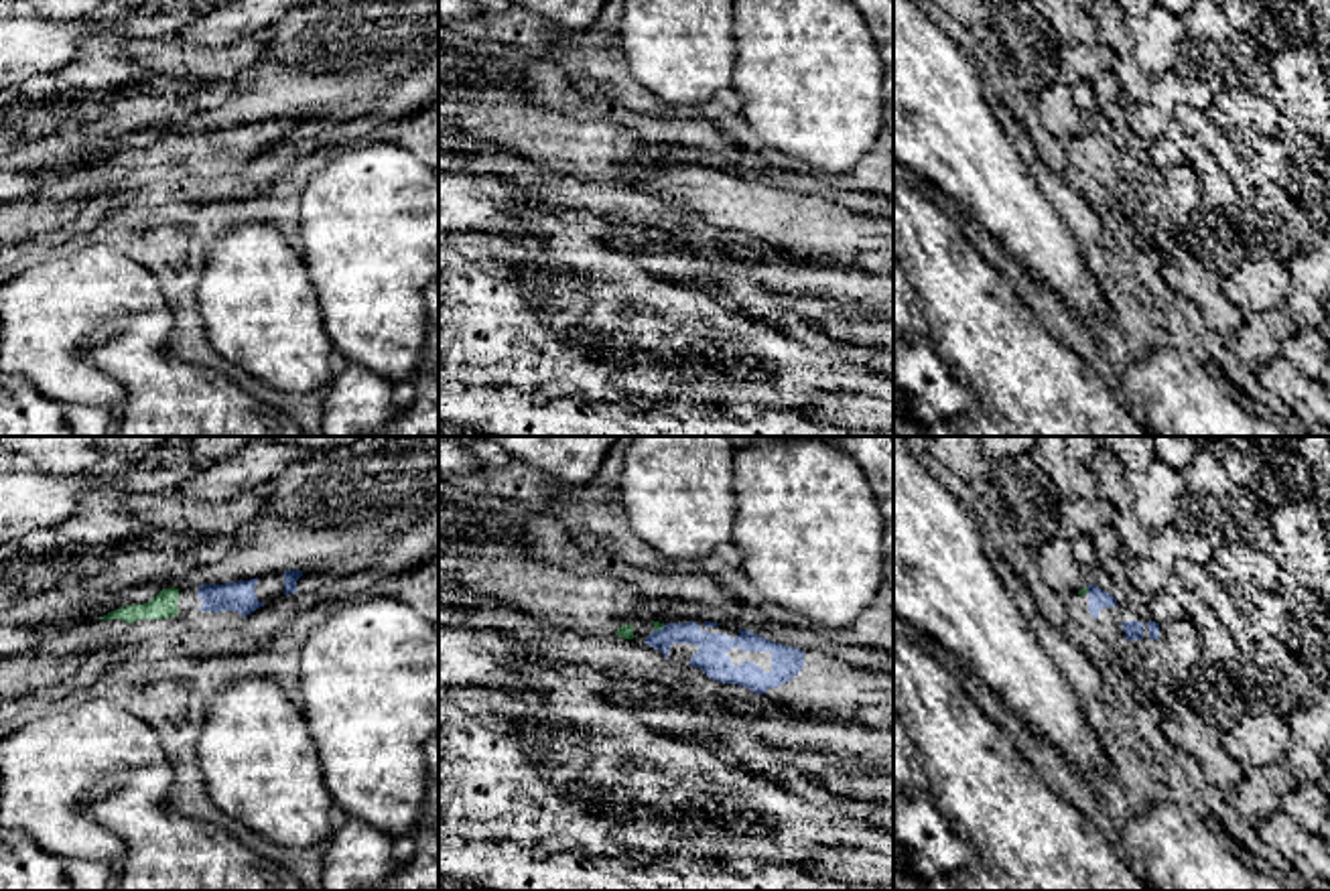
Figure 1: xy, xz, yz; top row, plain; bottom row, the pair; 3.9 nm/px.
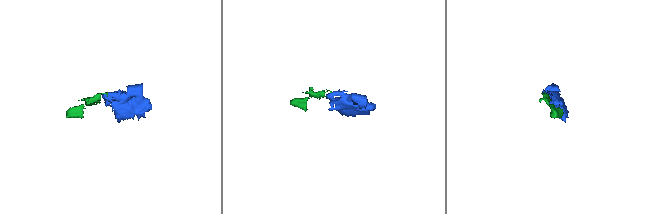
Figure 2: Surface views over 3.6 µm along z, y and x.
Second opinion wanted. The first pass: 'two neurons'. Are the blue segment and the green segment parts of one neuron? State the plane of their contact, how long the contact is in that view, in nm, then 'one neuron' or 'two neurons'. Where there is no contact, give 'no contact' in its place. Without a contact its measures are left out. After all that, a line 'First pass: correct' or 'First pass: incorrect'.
meets blue in xz; contact 50 nm long; one neuron
First pass: incorrect

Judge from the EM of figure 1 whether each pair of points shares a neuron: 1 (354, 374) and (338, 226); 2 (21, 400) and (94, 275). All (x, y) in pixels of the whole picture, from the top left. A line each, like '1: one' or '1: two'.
1: two
2: two

